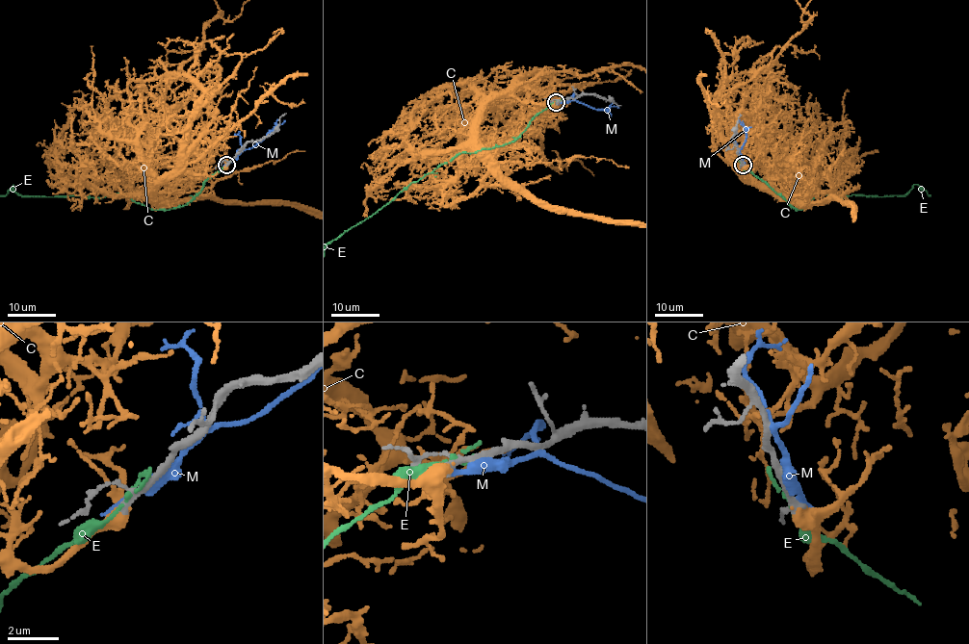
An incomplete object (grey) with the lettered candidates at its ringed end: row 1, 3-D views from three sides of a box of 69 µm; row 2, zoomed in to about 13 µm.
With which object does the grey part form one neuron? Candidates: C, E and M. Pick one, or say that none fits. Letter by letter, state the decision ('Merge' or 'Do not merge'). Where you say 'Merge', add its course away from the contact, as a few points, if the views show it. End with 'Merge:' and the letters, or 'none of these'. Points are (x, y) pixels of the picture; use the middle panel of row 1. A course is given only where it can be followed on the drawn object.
C: Merge
E: Do not merge
M: Do not merge
Merge: C

